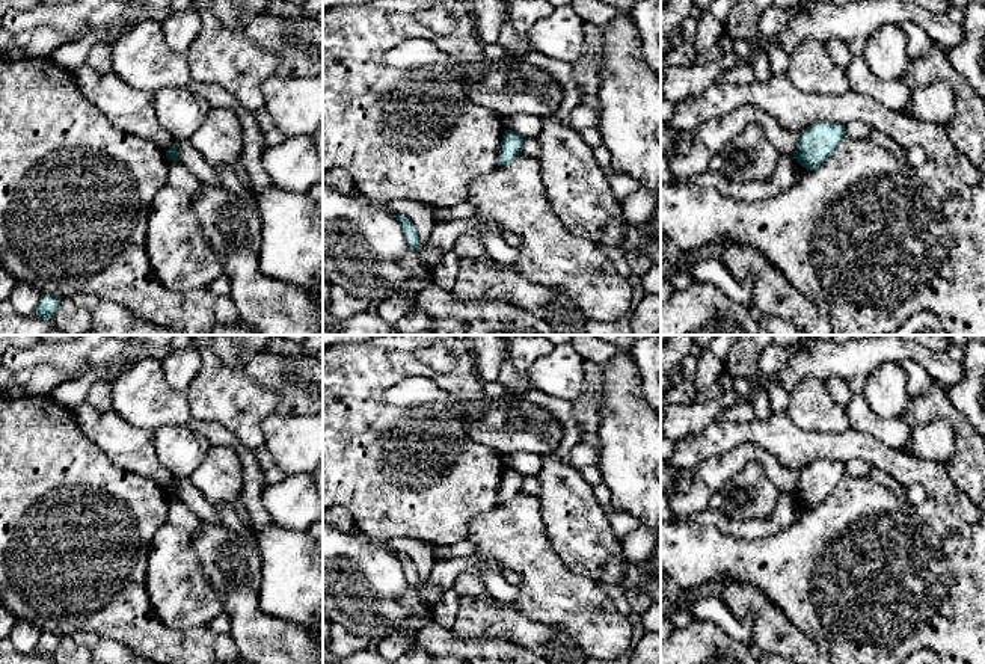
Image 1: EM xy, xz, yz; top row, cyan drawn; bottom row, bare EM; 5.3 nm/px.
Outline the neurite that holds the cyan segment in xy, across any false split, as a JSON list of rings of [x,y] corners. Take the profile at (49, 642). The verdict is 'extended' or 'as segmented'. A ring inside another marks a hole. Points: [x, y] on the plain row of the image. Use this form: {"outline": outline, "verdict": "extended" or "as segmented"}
{"outline": [[[41,632],[41,637],[33,652],[44,655],[44,656],[53,656],[59,644],[60,644],[60,637],[57,634]]], "verdict": "as segmented"}

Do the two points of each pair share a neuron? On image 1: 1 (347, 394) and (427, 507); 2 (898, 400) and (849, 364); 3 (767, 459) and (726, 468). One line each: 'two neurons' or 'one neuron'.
1: one neuron
2: two neurons
3: one neuron

